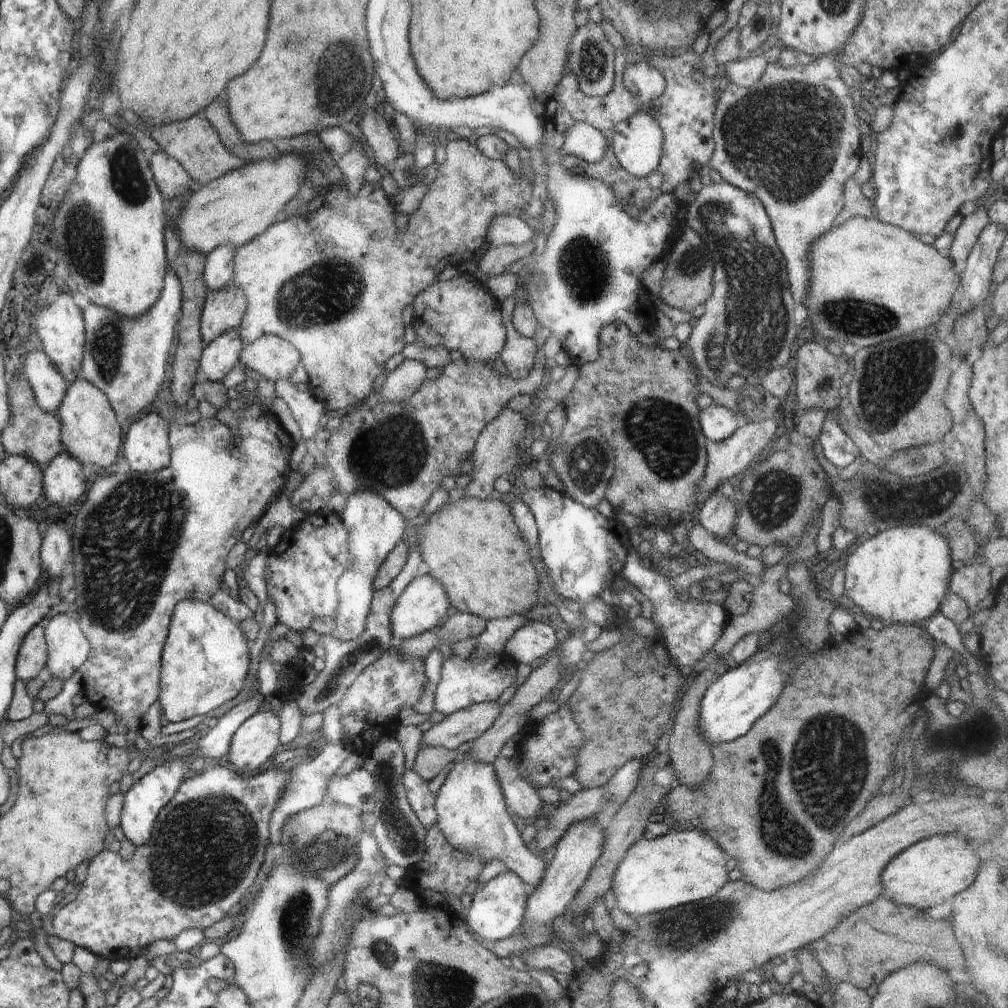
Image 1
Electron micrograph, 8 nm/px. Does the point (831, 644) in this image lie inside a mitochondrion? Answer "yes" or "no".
no

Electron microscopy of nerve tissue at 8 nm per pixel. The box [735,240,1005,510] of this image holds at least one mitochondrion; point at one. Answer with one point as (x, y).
(894, 378)

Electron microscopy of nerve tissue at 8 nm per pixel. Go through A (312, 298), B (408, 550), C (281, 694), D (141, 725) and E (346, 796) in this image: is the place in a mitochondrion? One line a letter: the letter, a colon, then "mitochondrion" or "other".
A: mitochondrion
B: other
C: other
D: other
E: other

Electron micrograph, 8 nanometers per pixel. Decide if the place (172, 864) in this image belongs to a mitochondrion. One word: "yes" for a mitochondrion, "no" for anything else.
yes

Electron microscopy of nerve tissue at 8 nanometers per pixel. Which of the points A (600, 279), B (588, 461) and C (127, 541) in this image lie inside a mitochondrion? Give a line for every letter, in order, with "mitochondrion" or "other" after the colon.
A: mitochondrion
B: mitochondrion
C: mitochondrion

